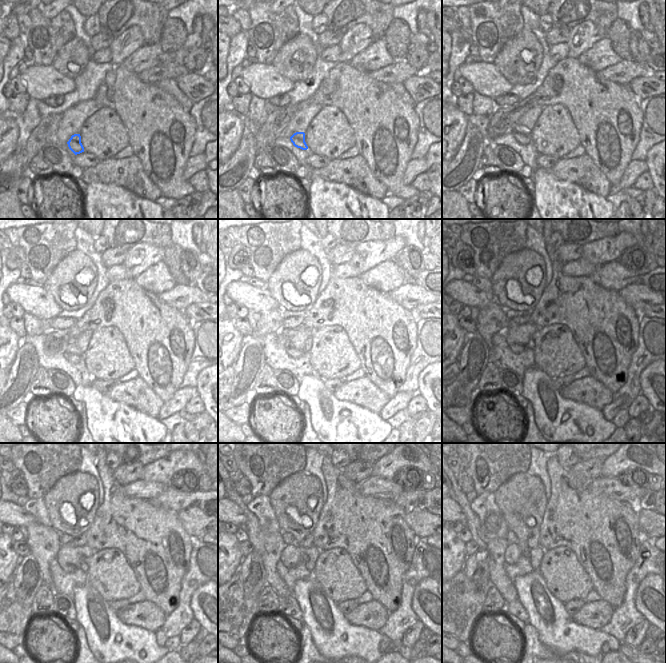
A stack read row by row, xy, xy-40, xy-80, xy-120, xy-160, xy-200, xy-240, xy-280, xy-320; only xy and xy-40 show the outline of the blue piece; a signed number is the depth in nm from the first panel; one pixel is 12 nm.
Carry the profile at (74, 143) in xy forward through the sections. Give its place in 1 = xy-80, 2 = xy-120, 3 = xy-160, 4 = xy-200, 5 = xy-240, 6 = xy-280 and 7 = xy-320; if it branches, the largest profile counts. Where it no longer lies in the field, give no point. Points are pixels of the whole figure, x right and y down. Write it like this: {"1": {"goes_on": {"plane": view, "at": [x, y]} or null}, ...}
{"1": {"goes_on": {"plane": "xy-80", "at": [522, 134]}}, "2": {"goes_on": {"plane": "xy-120", "at": [72, 353]}}, "3": {"goes_on": {"plane": "xy-160", "at": [295, 343]}}, "4": {"goes_on": {"plane": "xy-200", "at": [517, 339]}}, "5": {"goes_on": {"plane": "xy-240", "at": [68, 560]}}, "6": {"goes_on": {"plane": "xy-280", "at": [290, 557]}}, "7": {"goes_on": {"plane": "xy-320", "at": [513, 553]}}}

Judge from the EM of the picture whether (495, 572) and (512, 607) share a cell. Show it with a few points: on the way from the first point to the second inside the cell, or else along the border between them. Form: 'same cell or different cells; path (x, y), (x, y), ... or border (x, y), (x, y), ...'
different cells; border (517, 599), (506, 604)

